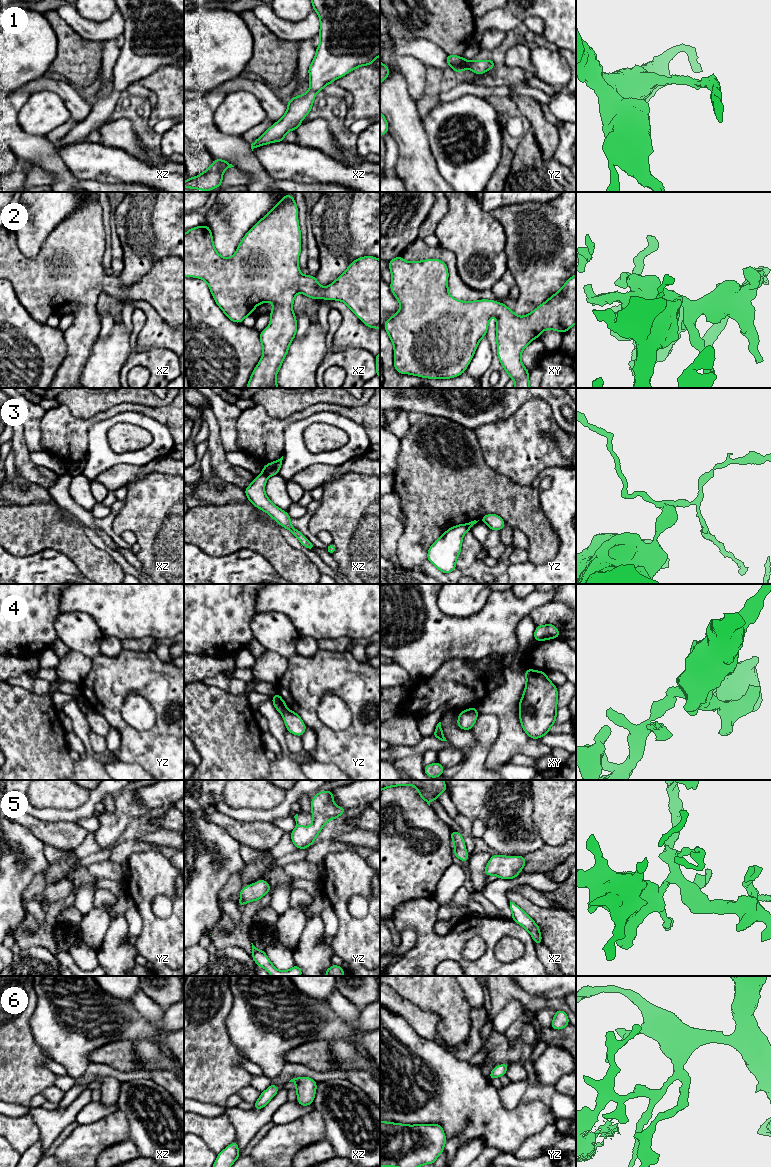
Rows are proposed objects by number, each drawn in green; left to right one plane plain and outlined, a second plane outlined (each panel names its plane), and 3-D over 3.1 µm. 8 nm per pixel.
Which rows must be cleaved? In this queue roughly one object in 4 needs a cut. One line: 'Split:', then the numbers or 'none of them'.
Split: 3, 4

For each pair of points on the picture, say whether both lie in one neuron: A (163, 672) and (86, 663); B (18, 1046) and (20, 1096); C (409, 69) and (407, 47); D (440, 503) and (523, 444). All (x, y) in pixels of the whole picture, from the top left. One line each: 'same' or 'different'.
A: different
B: same
C: different
D: different

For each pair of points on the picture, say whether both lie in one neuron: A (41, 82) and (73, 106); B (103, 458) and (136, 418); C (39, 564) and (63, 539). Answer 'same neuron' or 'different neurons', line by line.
A: same neuron
B: same neuron
C: different neurons

